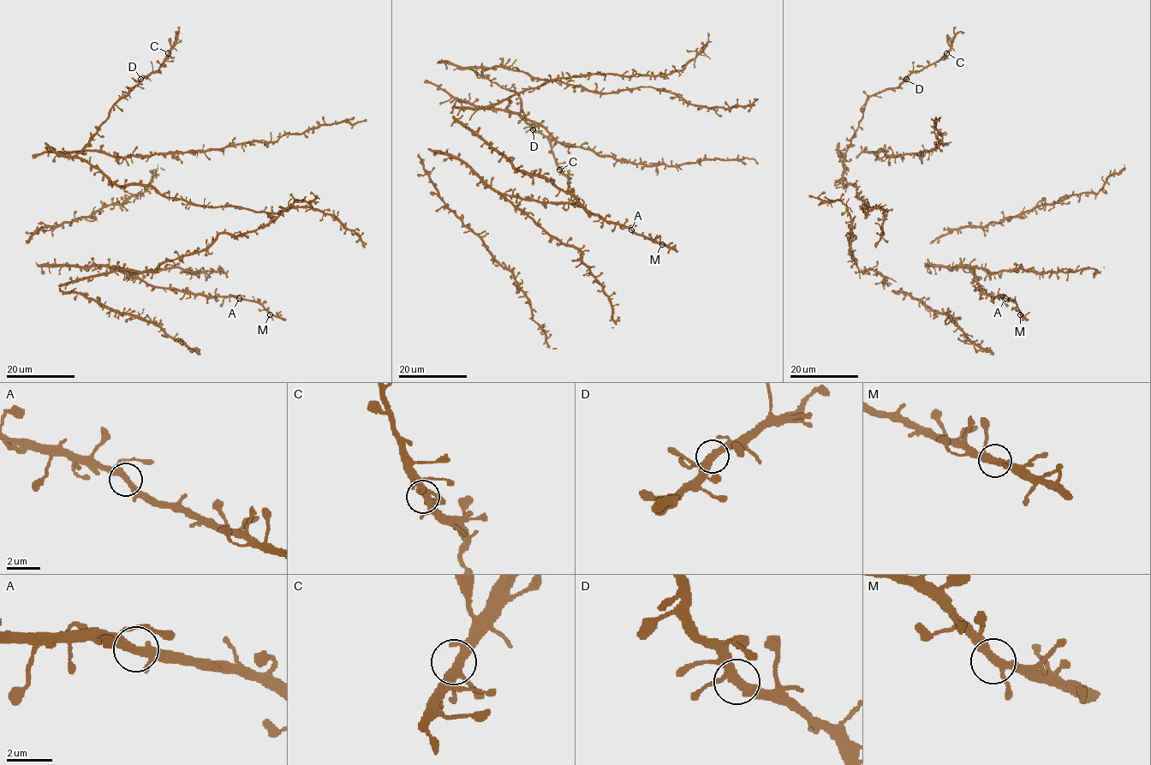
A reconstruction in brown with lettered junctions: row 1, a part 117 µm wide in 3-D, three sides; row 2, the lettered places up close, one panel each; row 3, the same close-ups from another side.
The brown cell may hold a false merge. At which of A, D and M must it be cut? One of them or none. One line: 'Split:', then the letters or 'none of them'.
Split: none of them

